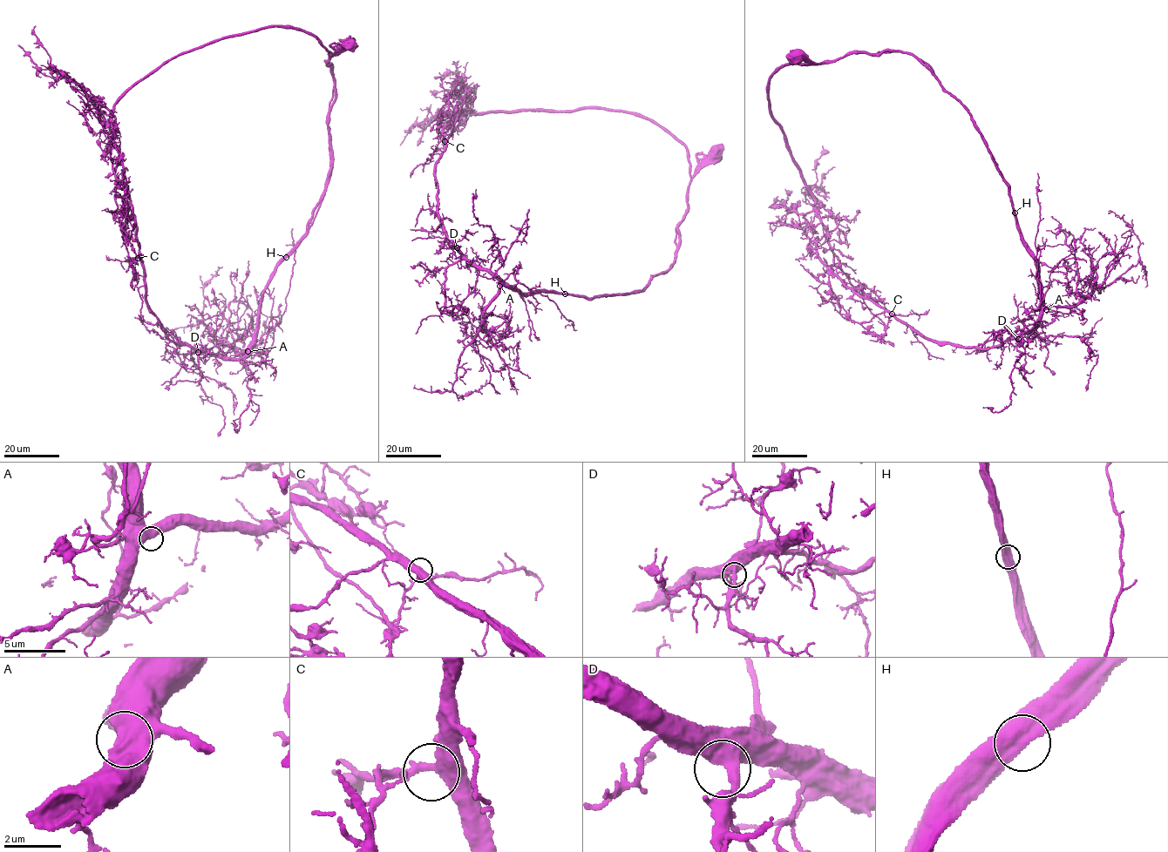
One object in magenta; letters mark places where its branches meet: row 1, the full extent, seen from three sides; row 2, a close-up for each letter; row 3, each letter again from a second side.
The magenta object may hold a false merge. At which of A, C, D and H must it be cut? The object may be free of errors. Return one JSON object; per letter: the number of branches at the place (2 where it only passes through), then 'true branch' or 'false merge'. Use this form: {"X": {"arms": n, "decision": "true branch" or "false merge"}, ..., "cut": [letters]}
{"A": {"arms": 2, "decision": "true branch"}, "C": {"arms": 2, "decision": "true branch"}, "D": {"arms": 2, "decision": "true branch"}, "H": {"arms": 2, "decision": "true branch"}, "cut": []}

